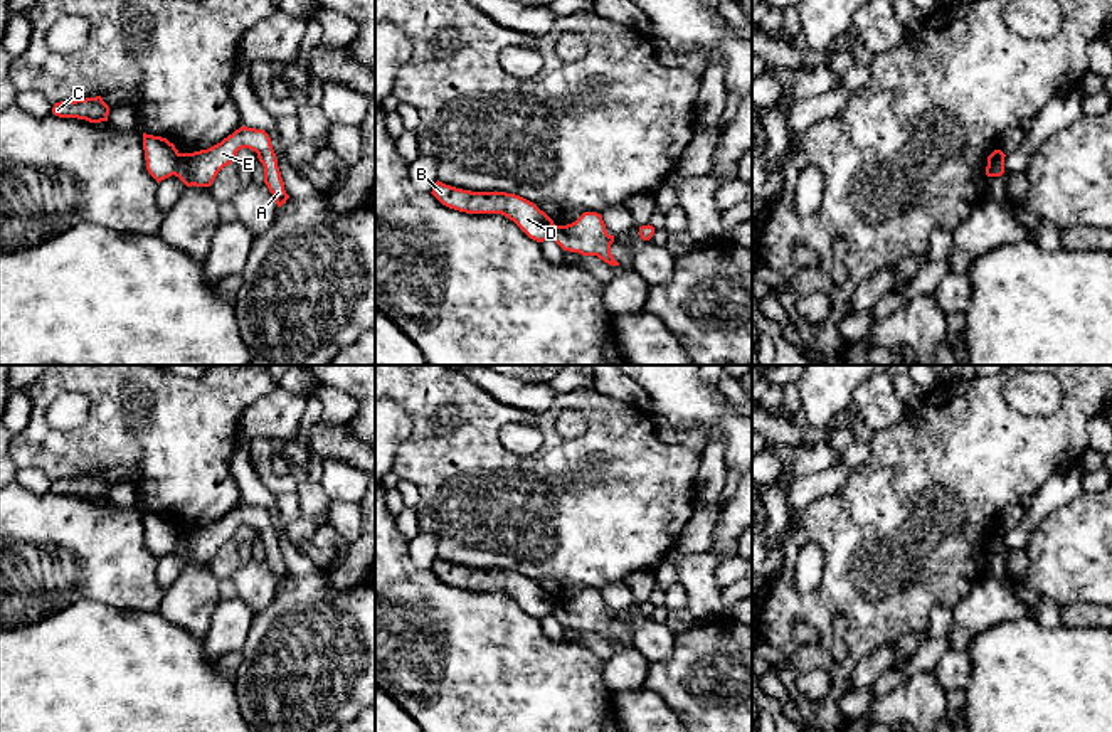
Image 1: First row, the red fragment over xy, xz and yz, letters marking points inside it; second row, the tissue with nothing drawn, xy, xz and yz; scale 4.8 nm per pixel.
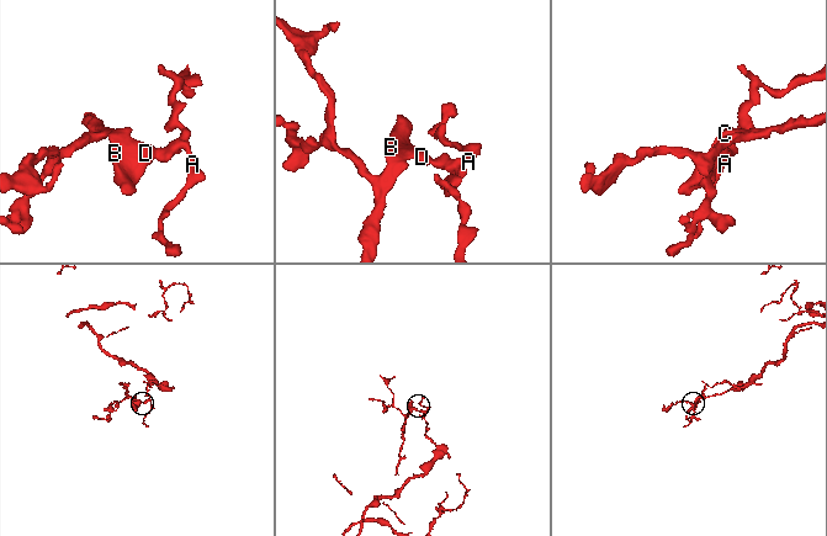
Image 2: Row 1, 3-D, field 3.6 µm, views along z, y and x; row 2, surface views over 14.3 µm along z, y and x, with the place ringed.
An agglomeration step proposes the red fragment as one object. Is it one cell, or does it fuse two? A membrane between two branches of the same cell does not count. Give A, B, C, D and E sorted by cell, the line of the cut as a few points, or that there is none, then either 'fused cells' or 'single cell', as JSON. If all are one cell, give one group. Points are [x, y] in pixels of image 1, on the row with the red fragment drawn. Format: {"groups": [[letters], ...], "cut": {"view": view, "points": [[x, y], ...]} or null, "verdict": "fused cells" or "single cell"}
{"groups": [["A", "E"], ["B", "C", "D"]], "cut": {"view": "yz", "points": [[1000, 150], [988, 175]]}, "verdict": "fused cells"}

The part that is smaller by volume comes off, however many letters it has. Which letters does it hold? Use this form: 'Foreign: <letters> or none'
Foreign: B, C, D

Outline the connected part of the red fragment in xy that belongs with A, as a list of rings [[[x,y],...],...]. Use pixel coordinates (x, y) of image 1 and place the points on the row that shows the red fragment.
[[[241,126],[220,143],[207,150],[178,153],[175,177],[178,177],[187,187],[210,187],[217,173],[230,165],[237,151],[242,148],[257,153],[257,158],[264,167],[264,183],[276,199],[278,207],[286,204],[289,195],[284,190],[271,138],[264,130]]]

